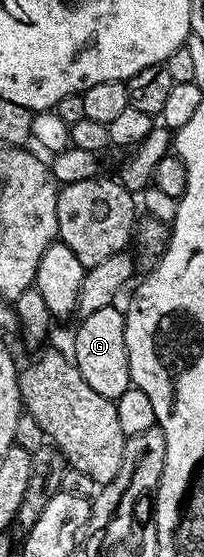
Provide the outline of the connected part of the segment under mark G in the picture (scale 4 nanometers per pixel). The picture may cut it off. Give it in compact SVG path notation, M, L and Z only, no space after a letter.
M115 305L101 307L101 311L93 311L93 315L82 318L78 322L79 330L75 333L75 353L73 360L81 371L81 379L97 391L97 395L117 399L132 388L129 371L129 355L125 347L125 327L127 318L122 308Z

